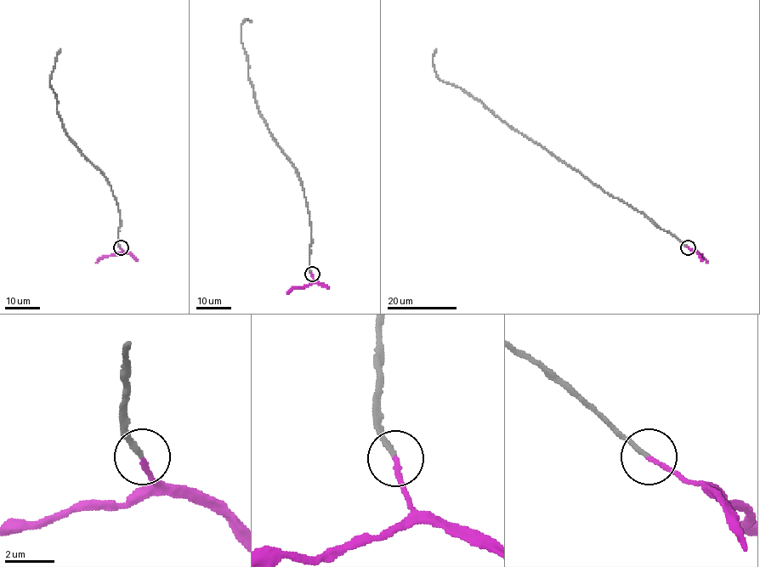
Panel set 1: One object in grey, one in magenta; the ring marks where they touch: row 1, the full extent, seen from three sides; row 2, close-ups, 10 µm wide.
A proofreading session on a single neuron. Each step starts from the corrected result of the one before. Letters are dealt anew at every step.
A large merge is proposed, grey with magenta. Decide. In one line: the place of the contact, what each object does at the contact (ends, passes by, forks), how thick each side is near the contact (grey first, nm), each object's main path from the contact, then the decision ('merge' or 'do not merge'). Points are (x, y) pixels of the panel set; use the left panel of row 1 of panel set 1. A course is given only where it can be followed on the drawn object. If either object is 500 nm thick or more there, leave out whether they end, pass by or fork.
at (121, 247); grey ends there; magenta ends there; 190 nm thick on the grey side, 180 nm on the other; grey runs (120, 247), (120, 212), (111, 188), (69, 138), (57, 112), (50, 77), (60, 49); magenta runs (120, 247), (121, 252), (101, 257), (95, 263); merge

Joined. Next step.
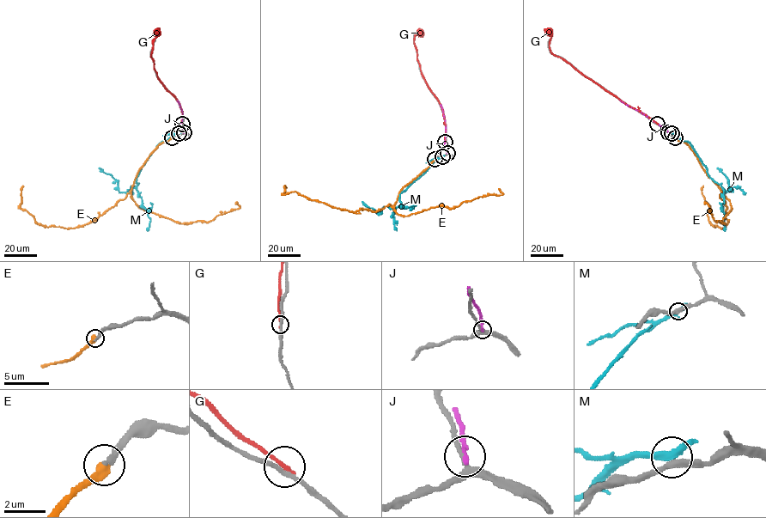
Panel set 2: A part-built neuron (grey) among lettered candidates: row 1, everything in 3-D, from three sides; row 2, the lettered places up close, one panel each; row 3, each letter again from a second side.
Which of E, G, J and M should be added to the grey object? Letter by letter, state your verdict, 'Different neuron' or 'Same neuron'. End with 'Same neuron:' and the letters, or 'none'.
E: Different neuron
G: Different neuron
J: Different neuron
M: Different neuron
Same neuron: none

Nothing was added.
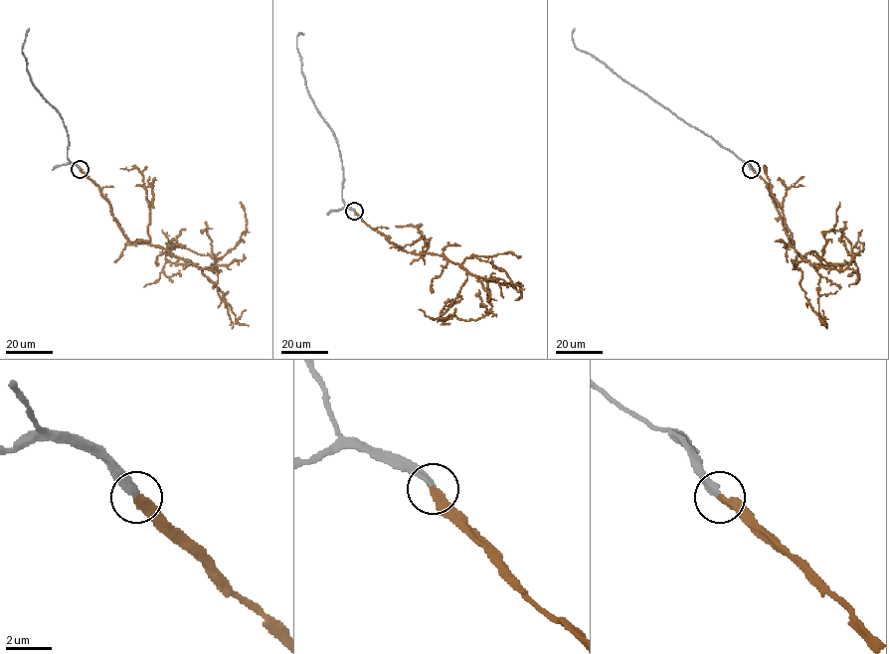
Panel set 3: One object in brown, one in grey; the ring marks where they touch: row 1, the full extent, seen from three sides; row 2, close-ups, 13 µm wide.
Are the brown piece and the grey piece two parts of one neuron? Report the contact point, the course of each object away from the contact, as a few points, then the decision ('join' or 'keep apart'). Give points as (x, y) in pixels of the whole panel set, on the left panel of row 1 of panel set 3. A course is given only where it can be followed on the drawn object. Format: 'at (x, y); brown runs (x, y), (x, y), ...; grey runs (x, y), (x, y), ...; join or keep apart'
at (80, 169); brown runs (80, 169), (98, 187), (130, 242), (158, 245), (193, 264), (216, 270), (209, 255), (169, 242), (169, 251); grey runs (80, 169), (68, 159), (69, 137), (63, 120), (34, 86), (27, 70), (22, 47), (29, 28); join

